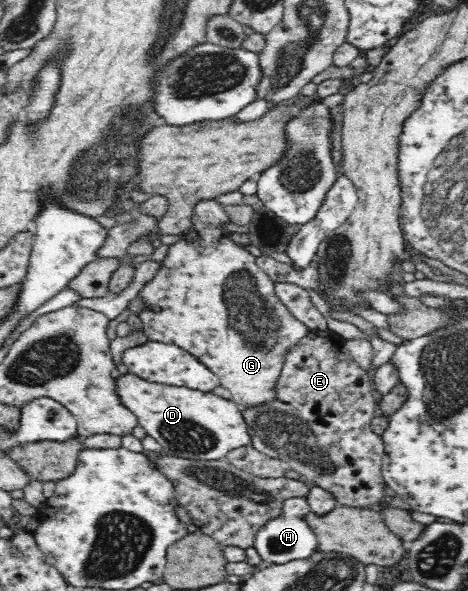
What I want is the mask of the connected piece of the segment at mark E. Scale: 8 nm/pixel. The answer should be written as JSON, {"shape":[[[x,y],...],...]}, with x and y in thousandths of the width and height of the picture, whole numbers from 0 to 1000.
{"shape":[[[665,560],[613,596],[594,638],[596,679],[579,679],[579,685],[562,685],[562,692],[513,692],[534,726],[536,755],[545,761],[600,778],[613,792],[652,804],[658,819],[673,817],[673,822],[707,834],[722,854],[784,858],[818,841],[814,792],[823,756],[793,728],[793,712],[806,704],[806,679],[793,665],[793,635],[754,613],[752,601],[733,592],[733,584],[735,574],[716,560]]]}

